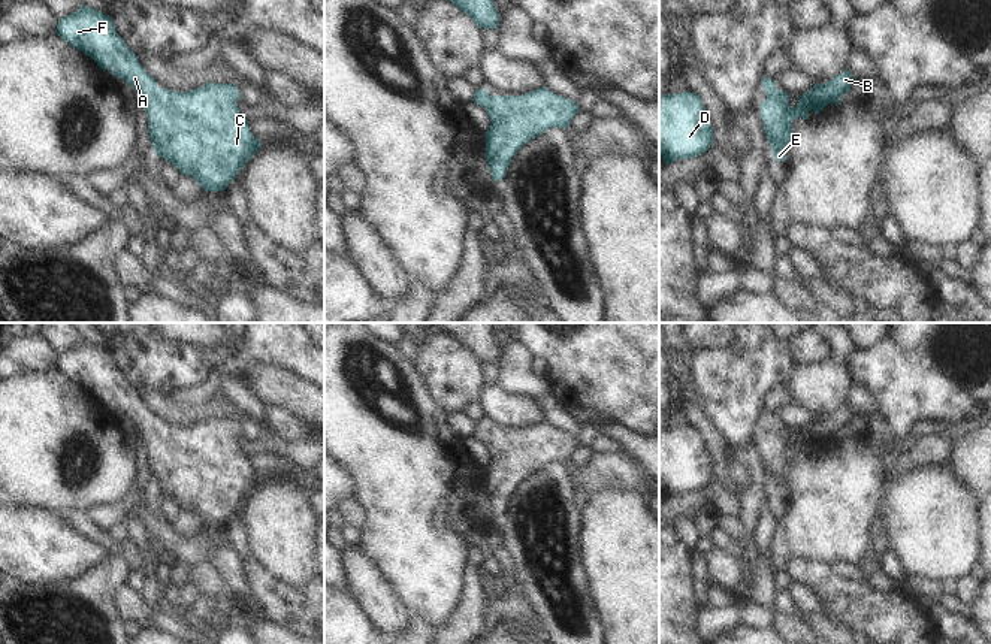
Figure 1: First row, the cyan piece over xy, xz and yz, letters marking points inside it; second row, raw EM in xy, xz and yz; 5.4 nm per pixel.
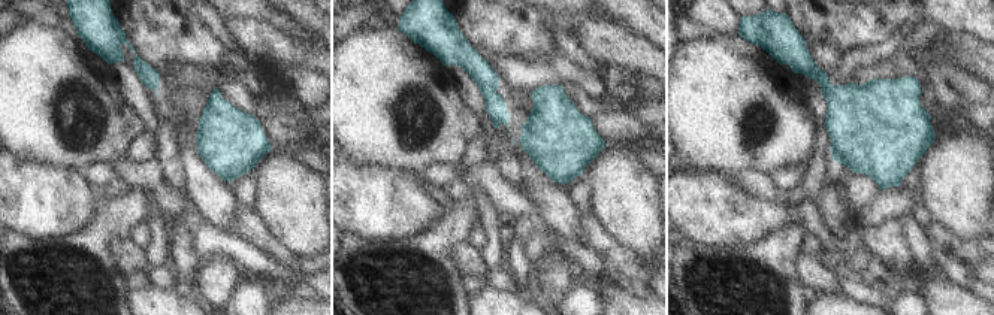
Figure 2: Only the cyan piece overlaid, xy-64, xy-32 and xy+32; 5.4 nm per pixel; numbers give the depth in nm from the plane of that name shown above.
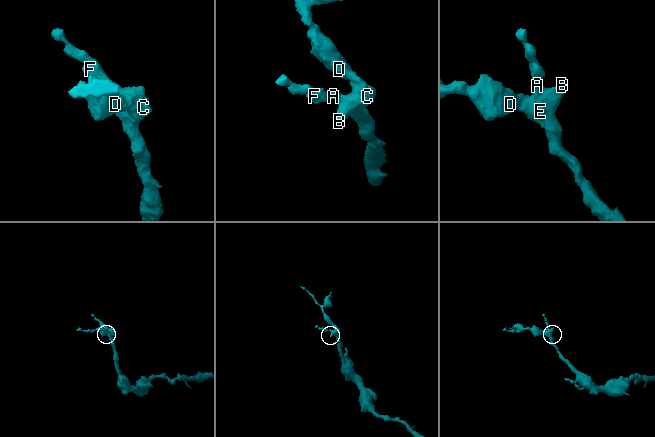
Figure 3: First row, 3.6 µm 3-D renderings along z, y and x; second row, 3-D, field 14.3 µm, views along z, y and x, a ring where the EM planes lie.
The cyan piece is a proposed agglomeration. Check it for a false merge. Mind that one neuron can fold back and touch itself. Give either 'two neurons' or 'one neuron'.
one neuron

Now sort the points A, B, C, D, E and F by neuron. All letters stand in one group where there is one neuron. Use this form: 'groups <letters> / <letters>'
groups A B C D E F

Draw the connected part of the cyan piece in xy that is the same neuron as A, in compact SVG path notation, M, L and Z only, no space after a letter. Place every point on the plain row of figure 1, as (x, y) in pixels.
M85 339L72 350L61 353L55 369L88 390L103 406L111 403L115 412L124 414L136 426L138 435L148 447L148 469L154 480L152 486L178 502L181 510L190 510L205 526L223 527L227 518L238 511L238 507L260 484L260 475L251 468L250 457L239 448L236 435L241 429L235 418L215 418L211 415L208 420L187 427L158 423L155 414L139 397L138 390L117 368L112 353Z

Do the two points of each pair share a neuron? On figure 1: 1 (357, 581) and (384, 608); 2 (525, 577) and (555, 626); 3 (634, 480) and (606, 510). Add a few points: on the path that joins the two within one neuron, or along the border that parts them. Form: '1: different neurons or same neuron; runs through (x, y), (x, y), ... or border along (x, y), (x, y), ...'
1: same neuron; runs through (363, 587), (378, 602)
2: same neuron; runs through (537, 589), (547, 599), (553, 614)
3: different neurons; border along (643, 493), (598, 490), (589, 496)

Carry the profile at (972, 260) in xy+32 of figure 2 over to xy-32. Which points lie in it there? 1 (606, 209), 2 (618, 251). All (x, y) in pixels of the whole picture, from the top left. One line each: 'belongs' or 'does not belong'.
1: does not belong
2: belongs

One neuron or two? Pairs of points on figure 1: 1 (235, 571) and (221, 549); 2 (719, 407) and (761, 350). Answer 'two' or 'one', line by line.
1: one
2: one

